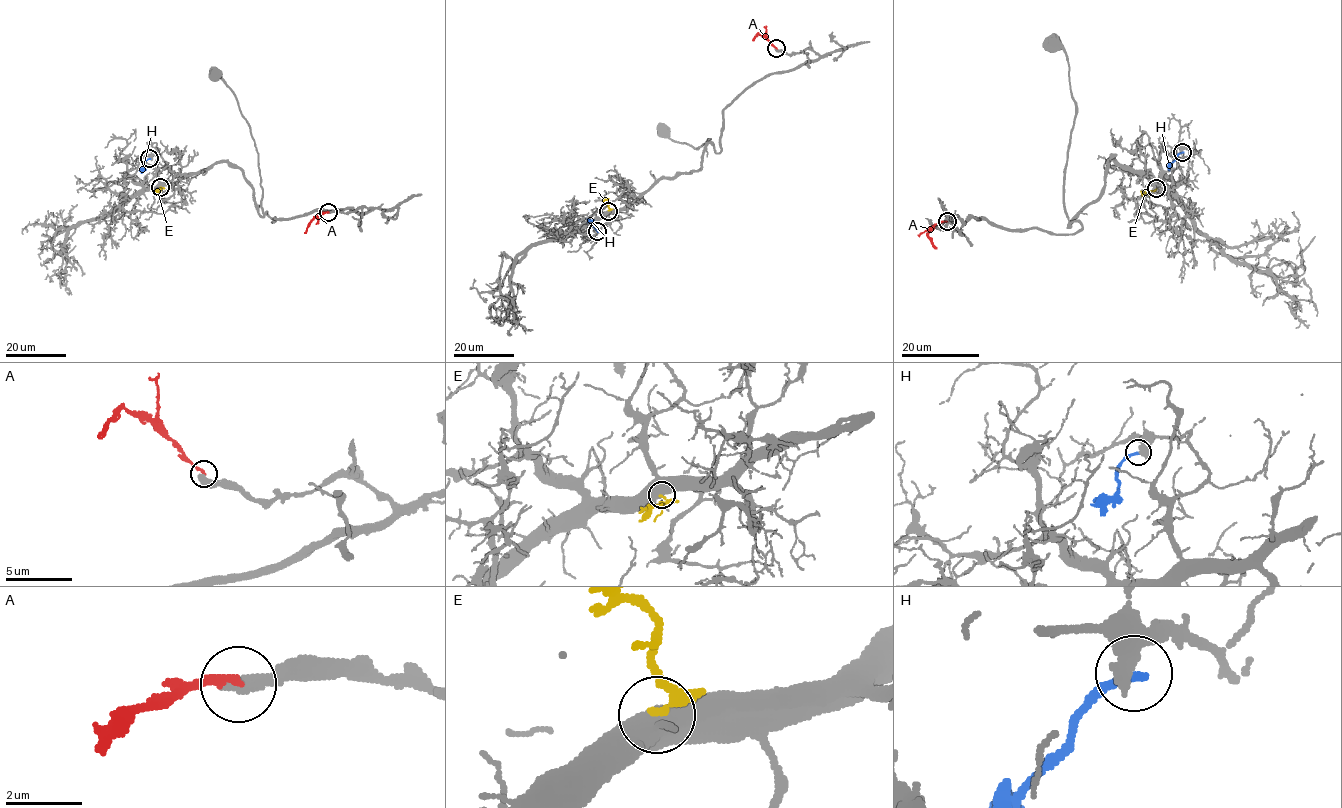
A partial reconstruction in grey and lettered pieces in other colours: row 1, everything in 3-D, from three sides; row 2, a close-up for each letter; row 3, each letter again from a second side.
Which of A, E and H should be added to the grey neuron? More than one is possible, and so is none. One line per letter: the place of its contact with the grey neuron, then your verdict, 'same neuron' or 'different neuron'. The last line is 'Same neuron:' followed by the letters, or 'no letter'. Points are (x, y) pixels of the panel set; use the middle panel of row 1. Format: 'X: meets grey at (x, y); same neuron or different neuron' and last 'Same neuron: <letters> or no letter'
A: meets grey at (776, 48); same neuron
E: meets grey at (608, 211); different neuron
H: meets grey at (597, 231); different neuron
Same neuron: A

